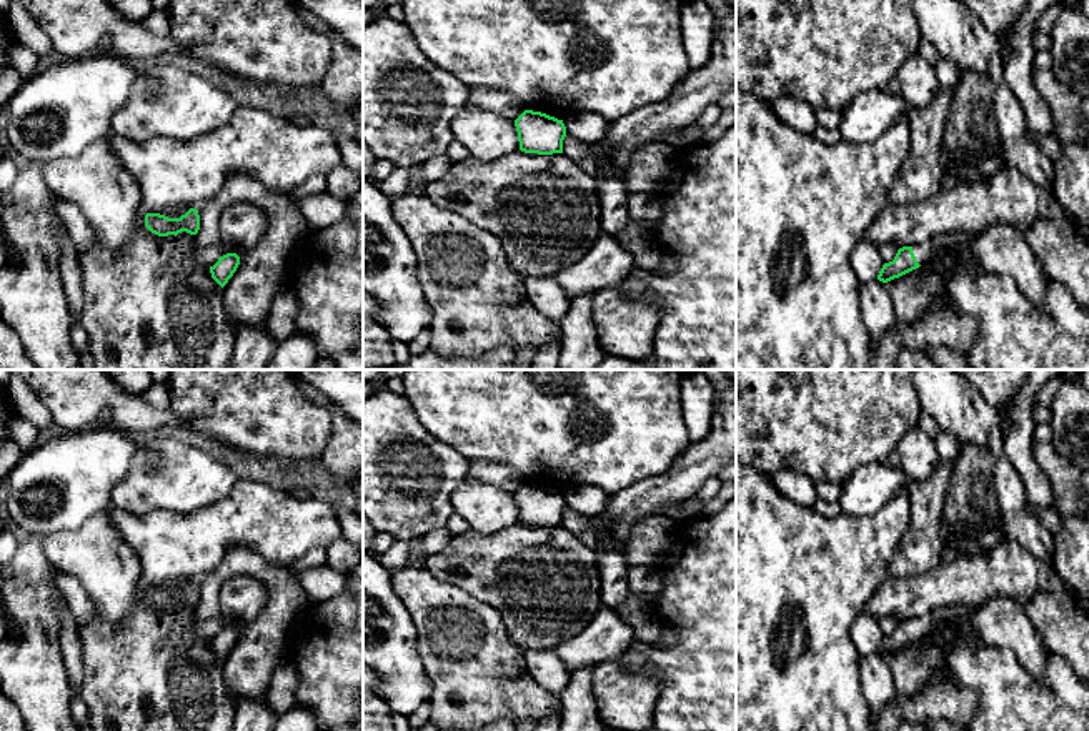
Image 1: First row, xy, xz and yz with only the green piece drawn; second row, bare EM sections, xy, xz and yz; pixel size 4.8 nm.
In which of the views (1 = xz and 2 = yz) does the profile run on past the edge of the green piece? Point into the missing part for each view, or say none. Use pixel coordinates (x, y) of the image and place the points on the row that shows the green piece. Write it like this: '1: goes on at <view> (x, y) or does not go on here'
1: does not go on here
2: goes on at yz (956, 242)

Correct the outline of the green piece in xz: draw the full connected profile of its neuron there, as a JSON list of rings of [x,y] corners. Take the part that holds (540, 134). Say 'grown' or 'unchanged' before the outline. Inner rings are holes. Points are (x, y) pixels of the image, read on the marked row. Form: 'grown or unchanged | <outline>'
unchanged | [[[525,110],[516,120],[520,150],[525,153],[563,153],[566,127],[563,120],[541,112]]]

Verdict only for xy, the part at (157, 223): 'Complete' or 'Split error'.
Complete

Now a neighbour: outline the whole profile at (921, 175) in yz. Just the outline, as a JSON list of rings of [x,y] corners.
[[[937,88],[929,105],[909,112],[909,153],[889,190],[889,203],[919,203],[947,183],[939,157],[954,90]]]

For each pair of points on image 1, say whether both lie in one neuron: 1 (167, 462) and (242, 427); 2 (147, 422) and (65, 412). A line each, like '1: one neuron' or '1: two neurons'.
1: two neurons
2: one neuron

